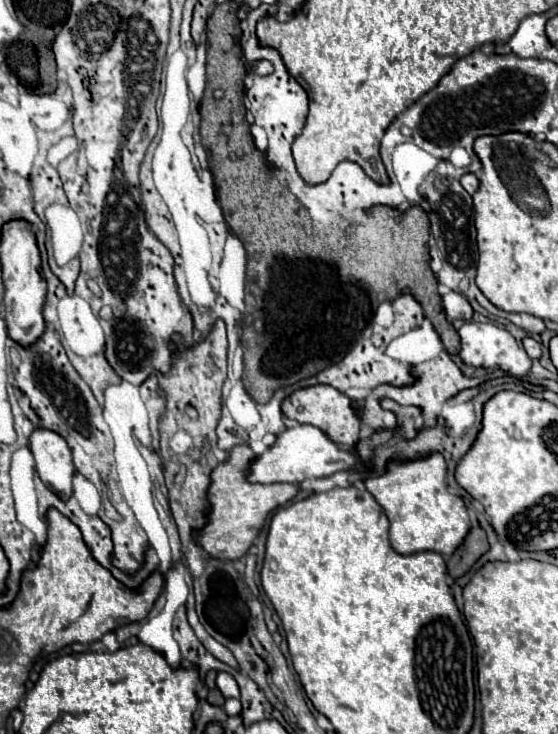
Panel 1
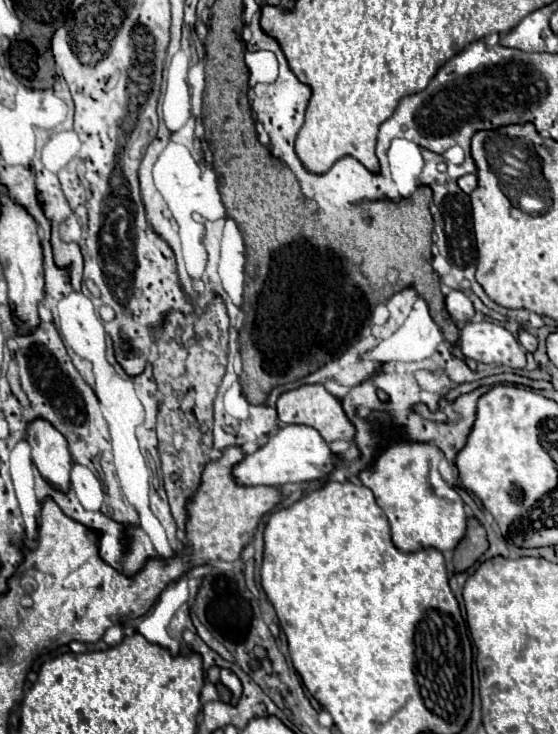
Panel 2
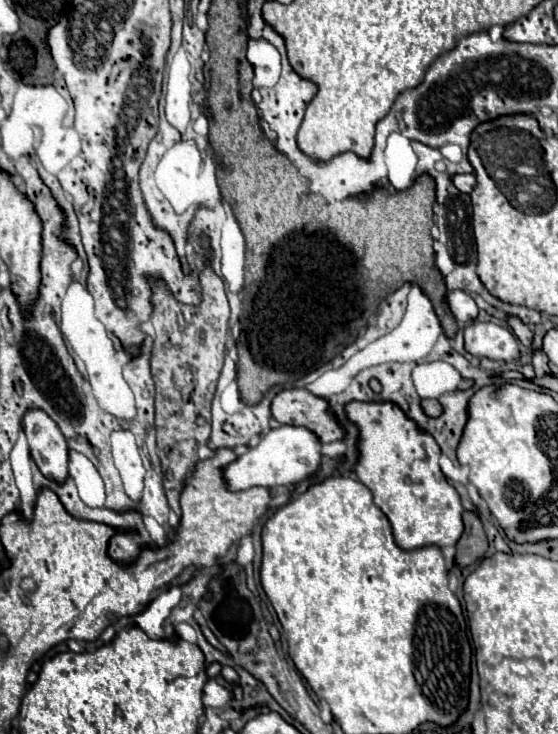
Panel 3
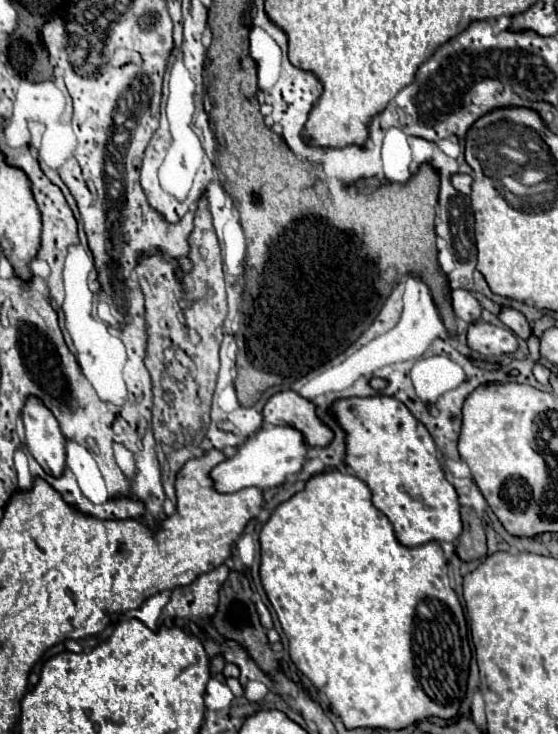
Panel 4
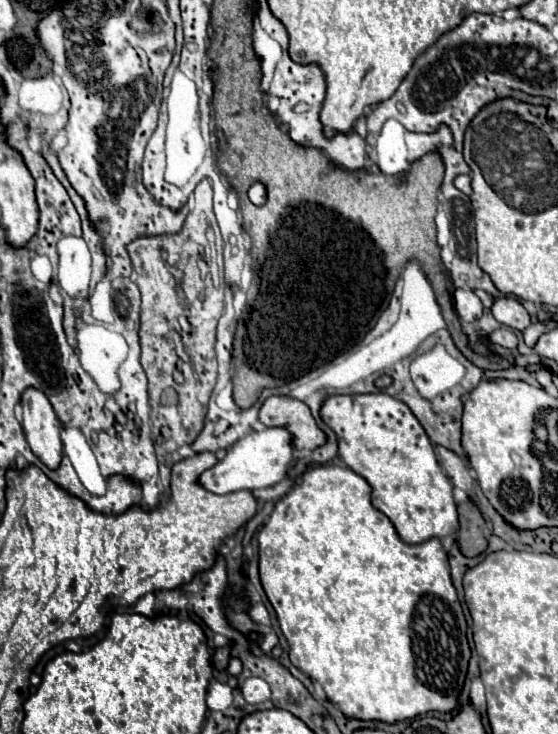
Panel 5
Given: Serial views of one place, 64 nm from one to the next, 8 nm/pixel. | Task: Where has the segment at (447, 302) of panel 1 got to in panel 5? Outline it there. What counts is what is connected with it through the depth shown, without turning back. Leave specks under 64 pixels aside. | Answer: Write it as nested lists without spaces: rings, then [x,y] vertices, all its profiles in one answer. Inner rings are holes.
[[[454,290],[454,306],[462,320],[476,322],[482,316],[482,302],[472,290]]]

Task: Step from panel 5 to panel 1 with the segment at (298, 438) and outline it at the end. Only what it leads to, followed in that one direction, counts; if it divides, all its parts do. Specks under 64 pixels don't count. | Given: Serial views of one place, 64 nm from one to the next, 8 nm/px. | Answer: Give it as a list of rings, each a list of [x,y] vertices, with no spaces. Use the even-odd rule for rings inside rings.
[[[318,384],[318,386],[296,390],[292,396],[288,396],[284,400],[282,410],[284,410],[286,418],[294,418],[302,424],[312,424],[316,428],[322,428],[338,444],[346,444],[352,448],[358,442],[360,424],[362,424],[360,422],[360,410],[352,406],[352,398],[348,398],[346,394],[342,394],[336,388]]]

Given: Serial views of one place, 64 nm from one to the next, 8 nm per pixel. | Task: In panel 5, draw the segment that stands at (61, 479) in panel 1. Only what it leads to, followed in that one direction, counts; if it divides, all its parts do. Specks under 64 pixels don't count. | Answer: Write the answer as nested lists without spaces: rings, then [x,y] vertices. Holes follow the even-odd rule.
[[[28,388],[22,394],[24,420],[22,428],[26,434],[26,442],[32,452],[46,464],[50,470],[56,470],[62,462],[62,440],[60,440],[60,422],[56,412],[50,408],[50,402],[36,388]]]

